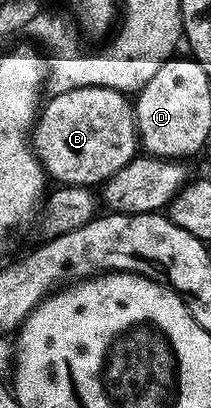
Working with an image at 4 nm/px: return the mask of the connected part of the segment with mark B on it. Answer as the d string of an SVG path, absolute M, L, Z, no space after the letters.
M74 87L62 90L49 104L42 106L39 118L32 128L32 146L35 154L44 168L46 176L54 179L54 184L68 185L71 187L92 188L93 183L104 184L119 169L123 169L138 154L139 136L137 133L137 116L134 104L128 94L115 89L102 87Z

